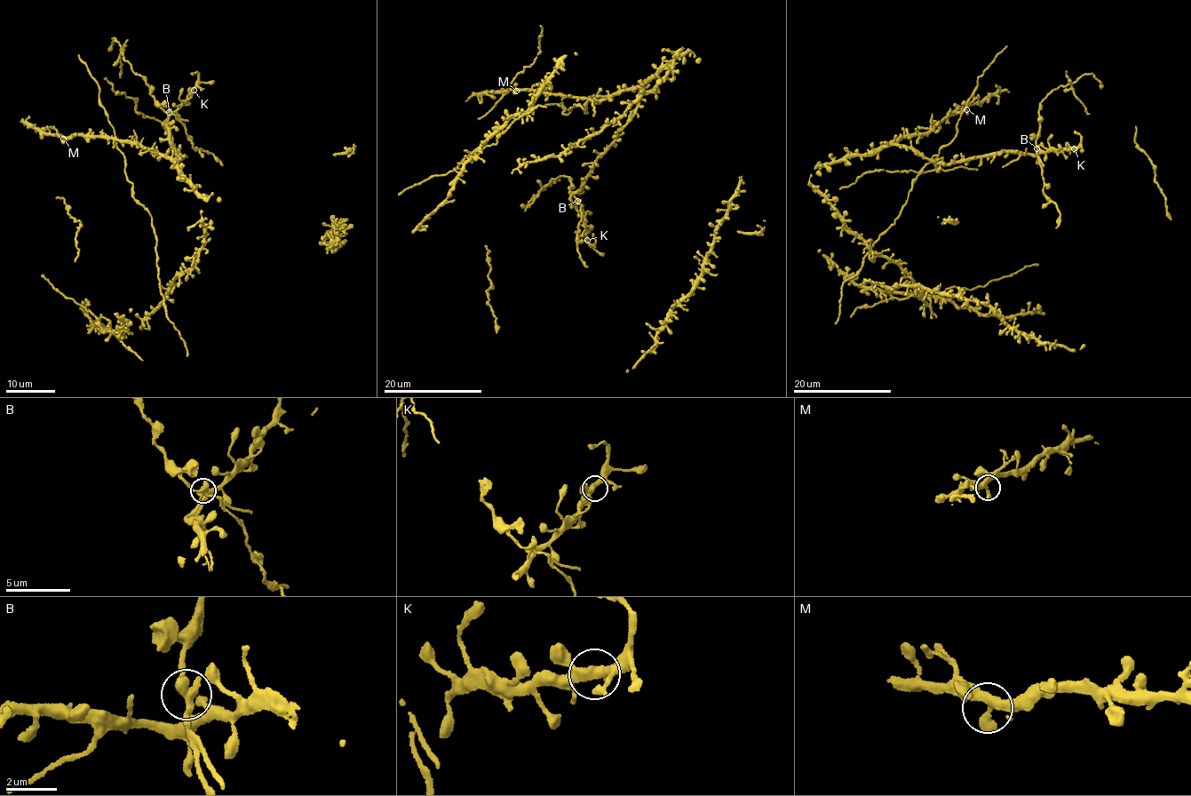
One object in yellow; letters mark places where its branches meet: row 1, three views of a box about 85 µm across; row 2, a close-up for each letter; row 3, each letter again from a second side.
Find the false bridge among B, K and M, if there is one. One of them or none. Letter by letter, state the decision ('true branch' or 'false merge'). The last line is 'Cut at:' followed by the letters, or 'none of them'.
B: false merge
K: true branch
M: true branch
Cut at: B

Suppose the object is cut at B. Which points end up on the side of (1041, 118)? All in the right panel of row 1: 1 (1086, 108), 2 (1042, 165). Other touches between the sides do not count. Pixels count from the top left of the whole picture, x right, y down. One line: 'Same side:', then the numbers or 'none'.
Same side: 1, 2

